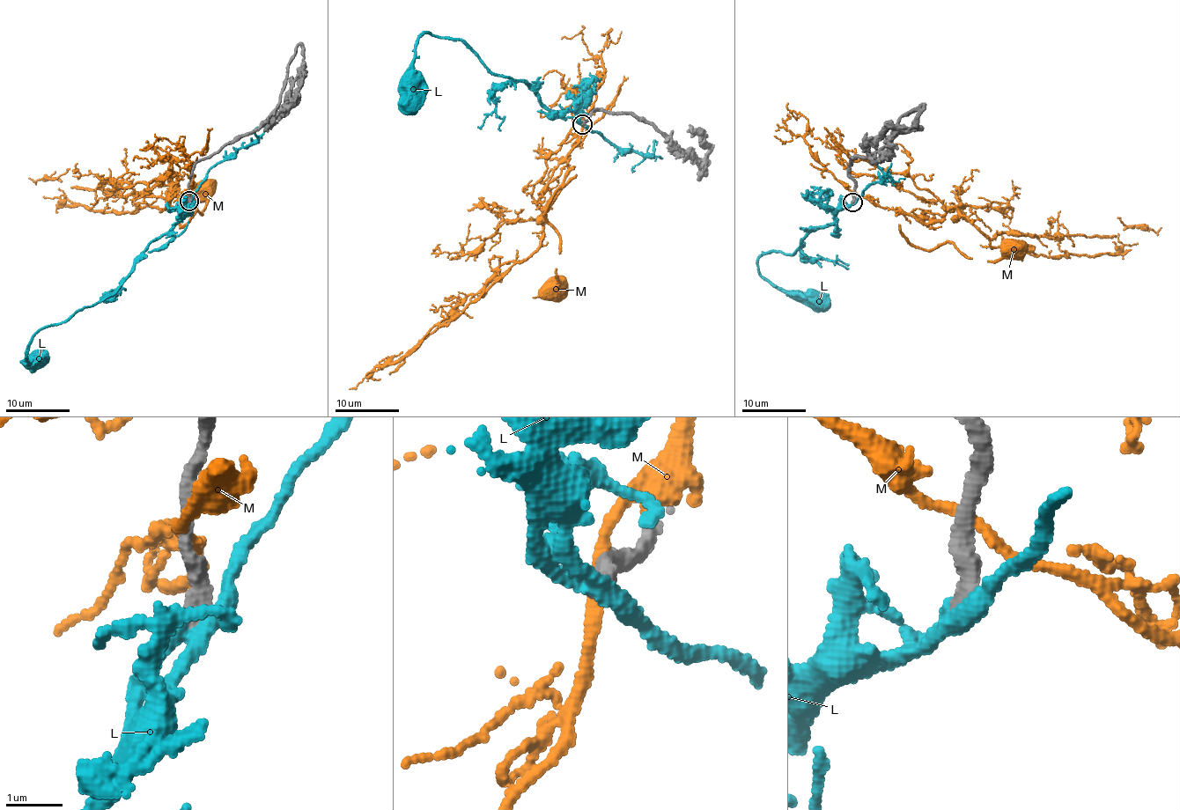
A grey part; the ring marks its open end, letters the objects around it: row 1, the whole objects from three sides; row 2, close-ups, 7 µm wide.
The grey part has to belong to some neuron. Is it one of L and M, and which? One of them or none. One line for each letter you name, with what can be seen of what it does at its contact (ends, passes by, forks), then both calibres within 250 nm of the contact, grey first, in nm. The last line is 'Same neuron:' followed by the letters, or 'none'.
L: it passes by | 380/360 nm
Same neuron: L

